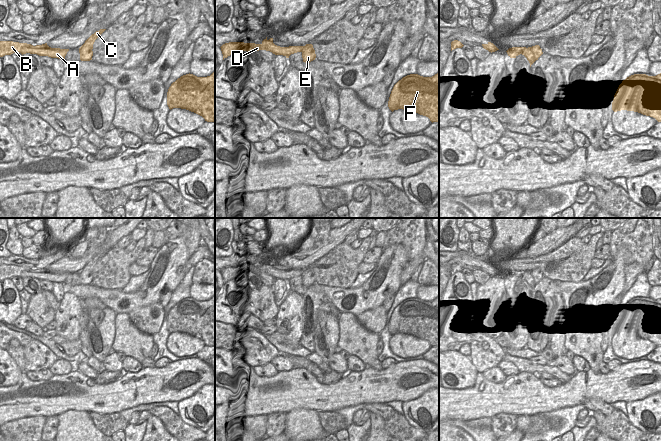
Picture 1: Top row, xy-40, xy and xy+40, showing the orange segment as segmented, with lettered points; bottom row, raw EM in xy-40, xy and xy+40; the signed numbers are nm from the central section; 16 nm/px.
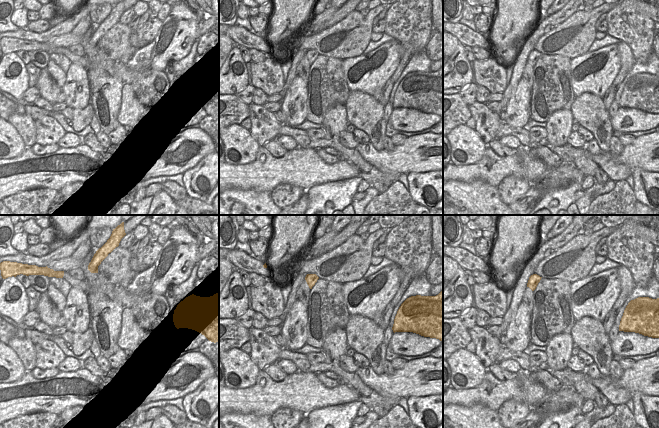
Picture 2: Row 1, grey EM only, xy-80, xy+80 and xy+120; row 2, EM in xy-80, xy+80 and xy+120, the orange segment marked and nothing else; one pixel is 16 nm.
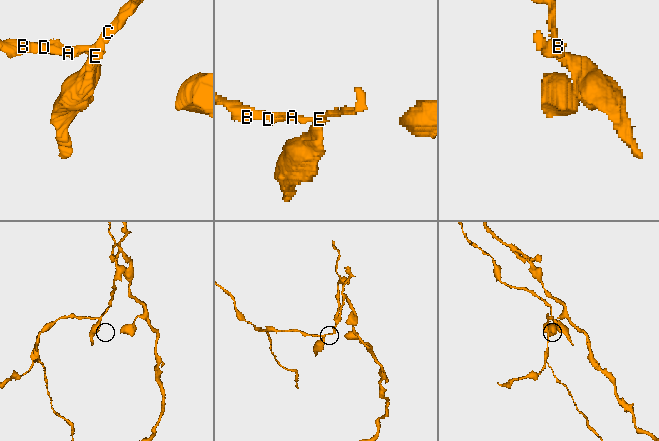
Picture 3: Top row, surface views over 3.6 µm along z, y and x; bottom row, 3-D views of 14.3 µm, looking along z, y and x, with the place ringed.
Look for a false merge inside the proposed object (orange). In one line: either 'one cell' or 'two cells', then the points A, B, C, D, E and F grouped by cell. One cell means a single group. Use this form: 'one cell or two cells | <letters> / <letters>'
two cells | A B D F / C E

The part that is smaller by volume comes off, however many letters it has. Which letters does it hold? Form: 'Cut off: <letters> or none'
Cut off: C, E

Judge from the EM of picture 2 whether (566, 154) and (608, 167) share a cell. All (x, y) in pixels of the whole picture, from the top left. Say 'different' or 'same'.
same

